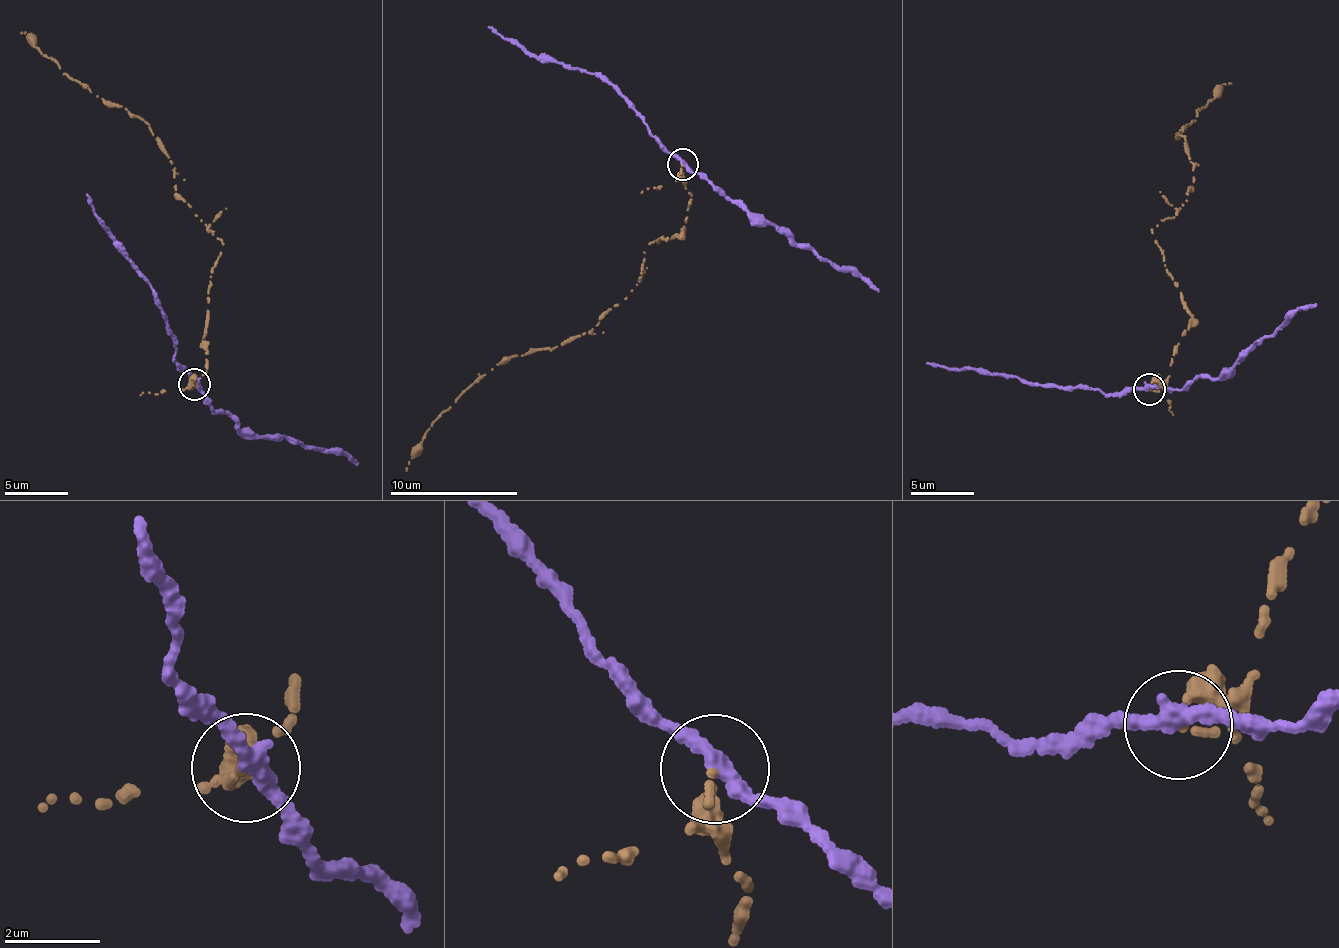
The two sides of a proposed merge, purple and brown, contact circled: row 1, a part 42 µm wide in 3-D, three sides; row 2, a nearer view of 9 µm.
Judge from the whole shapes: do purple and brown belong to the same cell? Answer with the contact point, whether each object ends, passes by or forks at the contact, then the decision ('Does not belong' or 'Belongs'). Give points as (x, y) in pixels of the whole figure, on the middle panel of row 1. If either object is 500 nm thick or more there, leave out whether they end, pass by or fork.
Place: (682, 164). At the ring purple passes by. At the ring brown ends. Does not belong

